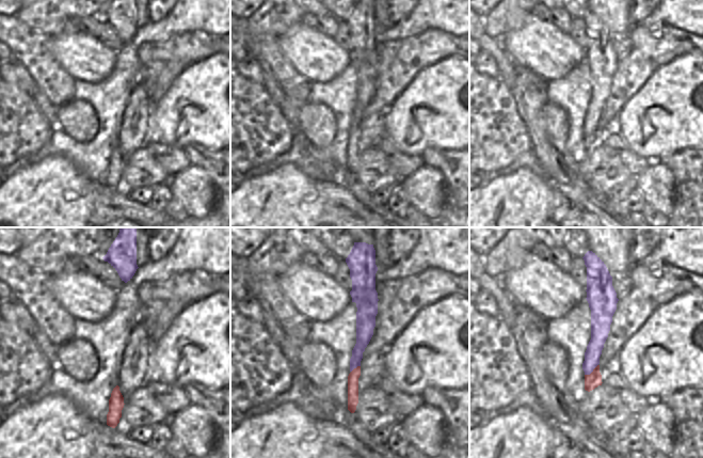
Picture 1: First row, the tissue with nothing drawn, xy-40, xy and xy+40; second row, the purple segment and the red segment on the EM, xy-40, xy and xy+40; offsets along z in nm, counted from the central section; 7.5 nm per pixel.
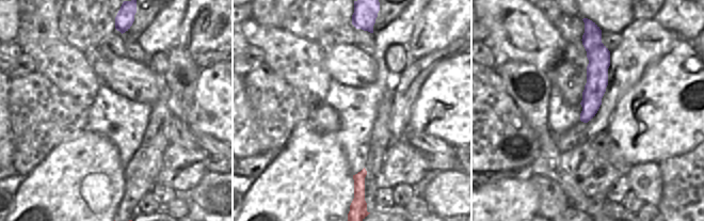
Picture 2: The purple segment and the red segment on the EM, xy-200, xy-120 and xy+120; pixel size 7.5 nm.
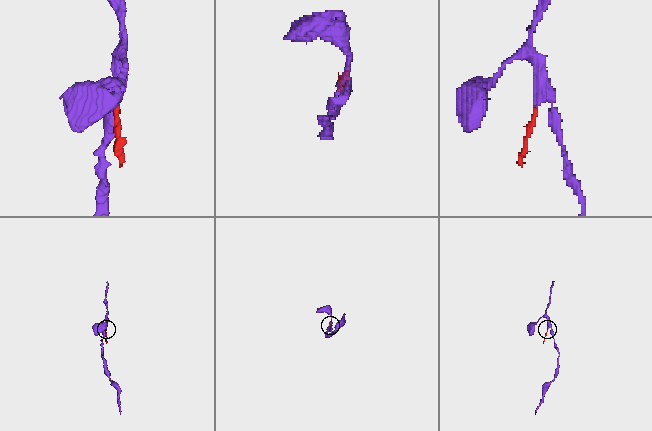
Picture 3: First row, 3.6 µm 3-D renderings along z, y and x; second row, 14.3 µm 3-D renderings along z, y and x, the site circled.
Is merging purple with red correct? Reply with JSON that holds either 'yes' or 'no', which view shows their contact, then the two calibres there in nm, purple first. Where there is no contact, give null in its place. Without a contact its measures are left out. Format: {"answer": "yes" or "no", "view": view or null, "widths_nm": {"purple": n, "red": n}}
{"answer": "no", "view": "xy+40", "widths_nm": {"purple": 120, "red": 110}}

